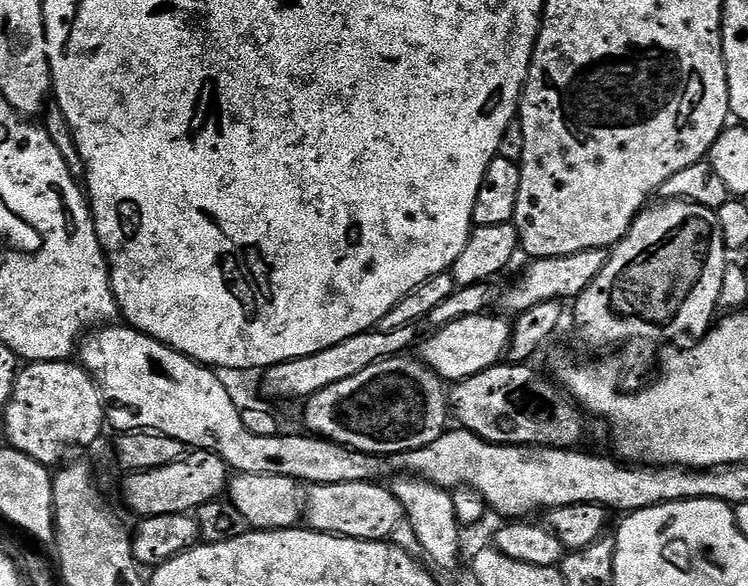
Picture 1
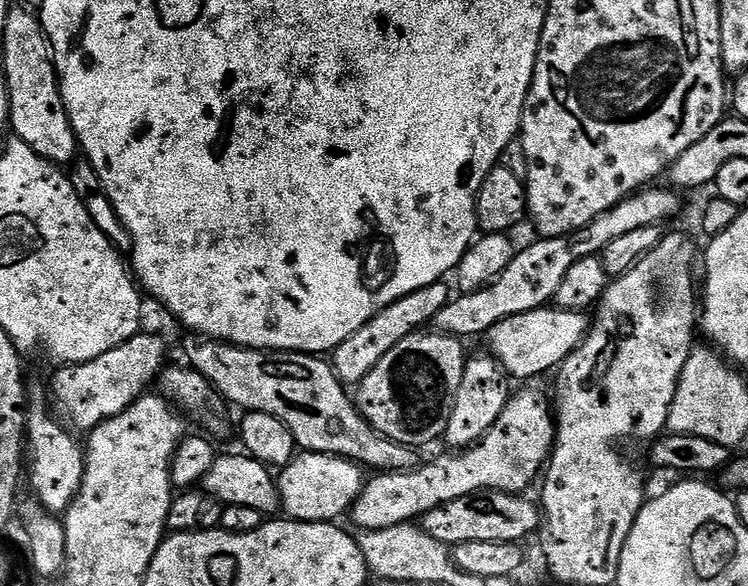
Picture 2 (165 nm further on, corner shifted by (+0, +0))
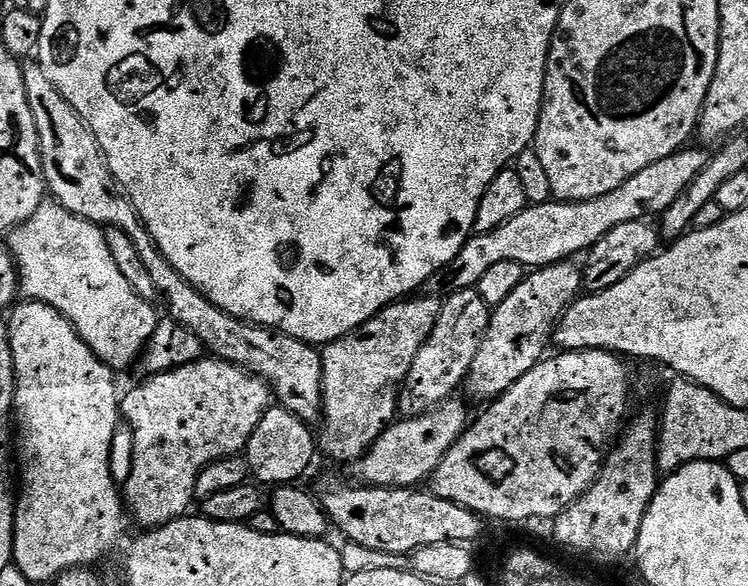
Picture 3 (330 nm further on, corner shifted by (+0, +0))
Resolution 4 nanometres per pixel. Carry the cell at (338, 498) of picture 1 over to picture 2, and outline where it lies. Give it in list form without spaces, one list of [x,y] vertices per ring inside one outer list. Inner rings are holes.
[[[528,386],[525,392],[520,392],[509,399],[502,414],[493,426],[476,444],[457,451],[452,456],[444,456],[441,460],[421,463],[411,470],[384,470],[374,480],[369,479],[360,497],[354,501],[350,509],[350,517],[357,524],[357,529],[365,532],[386,530],[386,526],[398,526],[419,521],[427,512],[442,506],[446,502],[454,502],[454,498],[473,496],[475,492],[515,492],[527,493],[532,483],[537,483],[538,477],[545,471],[546,465],[556,447],[556,426],[554,408],[548,405],[548,396],[538,389]]]

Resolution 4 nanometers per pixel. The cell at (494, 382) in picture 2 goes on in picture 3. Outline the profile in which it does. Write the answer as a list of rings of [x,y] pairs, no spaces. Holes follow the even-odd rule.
[[[563,260],[545,268],[529,271],[524,281],[498,307],[491,309],[491,321],[488,323],[486,334],[474,356],[474,362],[471,363],[464,383],[469,394],[476,400],[482,400],[484,404],[489,403],[502,394],[506,394],[510,386],[514,386],[514,382],[522,378],[522,374],[534,370],[534,366],[545,359],[549,351],[547,350],[548,344],[550,348],[554,340],[556,325],[563,318],[564,311],[577,300],[583,288],[584,274],[581,265],[572,260]]]

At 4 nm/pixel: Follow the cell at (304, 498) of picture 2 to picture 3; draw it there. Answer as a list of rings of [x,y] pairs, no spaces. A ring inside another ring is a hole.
[[[460,398],[445,400],[439,408],[434,408],[423,416],[397,419],[376,439],[372,449],[361,460],[355,461],[354,469],[356,468],[357,474],[361,476],[359,479],[373,488],[415,488],[423,485],[423,480],[425,483],[431,477],[442,458],[460,441],[469,423],[468,408]]]

